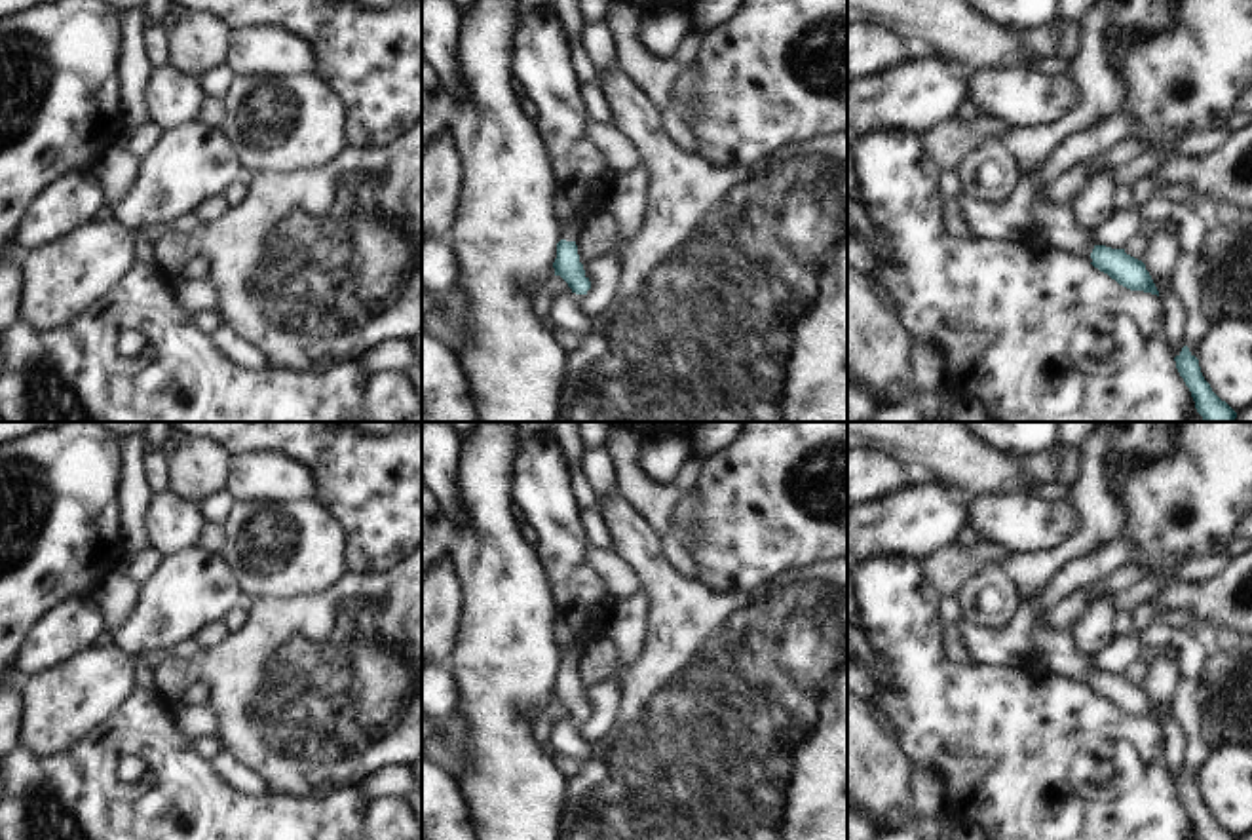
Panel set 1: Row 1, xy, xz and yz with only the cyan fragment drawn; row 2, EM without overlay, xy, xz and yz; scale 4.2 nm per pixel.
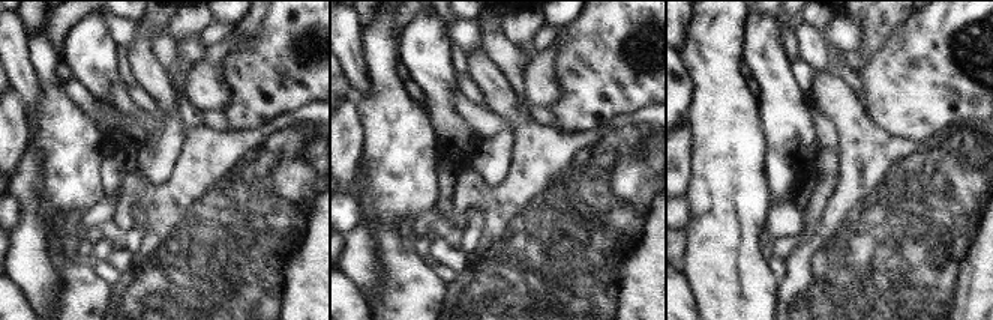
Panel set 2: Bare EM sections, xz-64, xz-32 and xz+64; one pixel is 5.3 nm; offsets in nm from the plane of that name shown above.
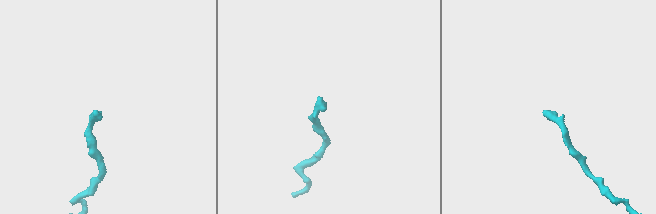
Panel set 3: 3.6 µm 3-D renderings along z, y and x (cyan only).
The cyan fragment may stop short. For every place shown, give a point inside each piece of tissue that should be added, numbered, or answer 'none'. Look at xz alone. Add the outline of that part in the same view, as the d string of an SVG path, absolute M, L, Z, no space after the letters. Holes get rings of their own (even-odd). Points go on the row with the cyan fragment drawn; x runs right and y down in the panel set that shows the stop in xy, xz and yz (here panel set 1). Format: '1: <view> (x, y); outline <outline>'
1: xz (570, 227); outline M570 217L566 220L560 222L560 239L566 239L566 241L576 241L578 239L578 234L579 234L579 220Z

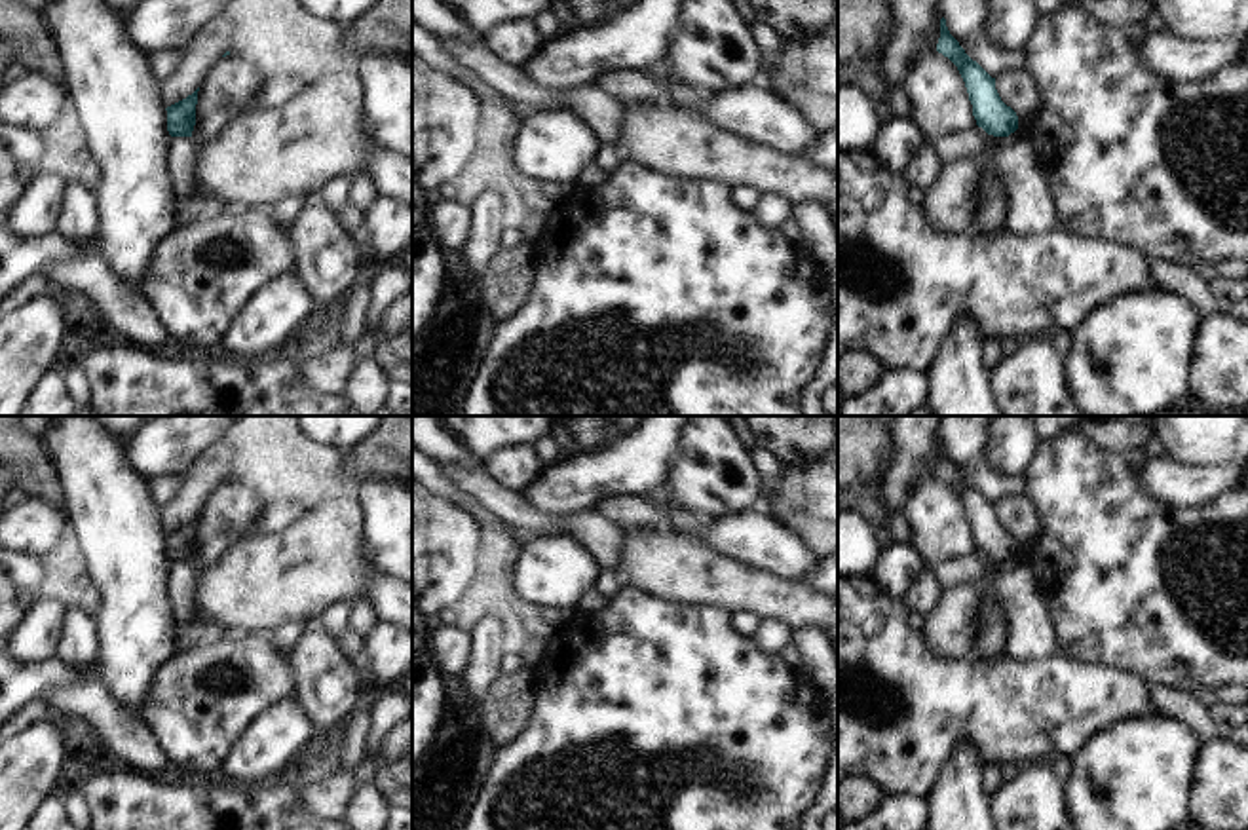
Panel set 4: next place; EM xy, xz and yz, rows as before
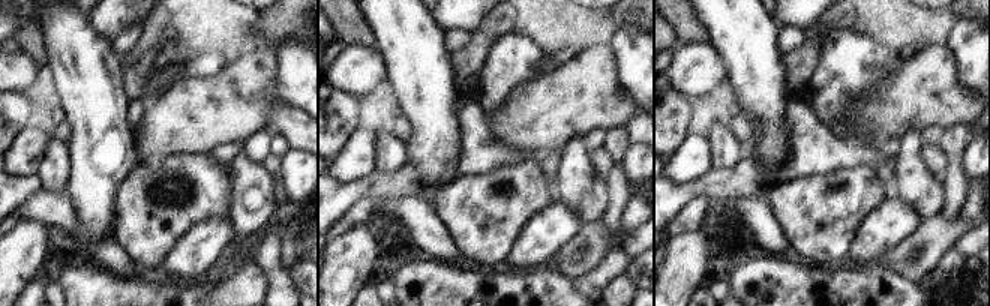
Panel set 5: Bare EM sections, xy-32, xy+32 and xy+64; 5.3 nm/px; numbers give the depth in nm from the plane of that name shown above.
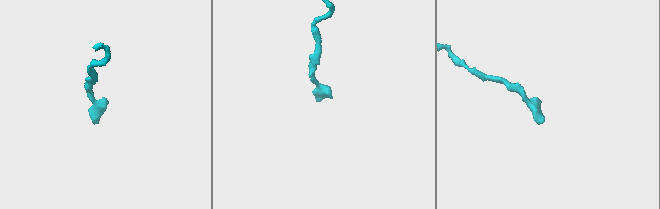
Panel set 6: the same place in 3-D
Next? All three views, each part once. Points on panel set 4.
none

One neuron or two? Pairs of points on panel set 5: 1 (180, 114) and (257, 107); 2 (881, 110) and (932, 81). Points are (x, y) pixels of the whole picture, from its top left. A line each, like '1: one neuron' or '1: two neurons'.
1: one neuron
2: one neuron

